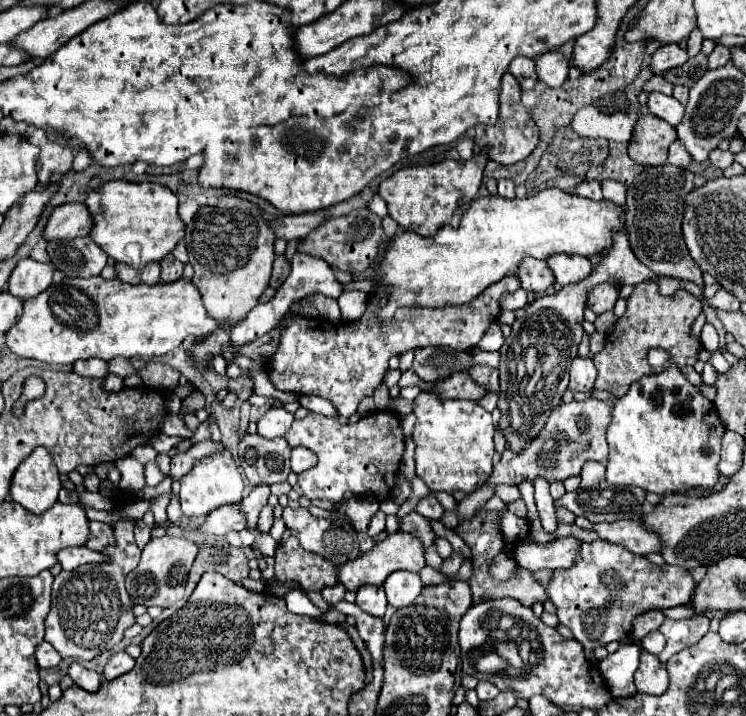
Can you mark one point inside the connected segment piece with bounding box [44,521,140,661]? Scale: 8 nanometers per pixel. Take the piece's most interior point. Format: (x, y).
(91, 609)

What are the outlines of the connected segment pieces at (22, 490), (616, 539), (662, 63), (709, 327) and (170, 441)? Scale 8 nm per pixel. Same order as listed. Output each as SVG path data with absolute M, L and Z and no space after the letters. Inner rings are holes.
M38 447L16 469L10 497L32 513L44 513L58 501L60 489L62 485L58 479L58 469L50 453L44 447Z
M614 521L614 523L596 523L594 531L600 535L600 539L622 545L624 549L636 553L636 555L648 555L650 551L658 553L660 549L660 537L656 533L644 531L640 521Z
M666 45L666 47L660 47L654 55L652 55L652 63L650 63L650 69L654 75L662 75L666 73L668 69L674 69L674 67L680 67L688 61L688 53L686 49L682 49L680 45Z
M706 323L704 329L702 329L702 335L700 335L700 341L702 341L702 347L706 351L718 351L720 349L720 343L718 343L718 333L714 329L712 323Z
M161 432L157 433L150 441L157 453L168 453L172 447L182 442L184 439L179 436L167 436Z

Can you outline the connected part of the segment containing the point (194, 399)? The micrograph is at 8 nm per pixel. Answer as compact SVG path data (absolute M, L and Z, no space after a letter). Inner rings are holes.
M194 389L194 391L184 399L184 407L186 407L188 413L194 413L194 411L204 409L204 395L202 395L198 389Z

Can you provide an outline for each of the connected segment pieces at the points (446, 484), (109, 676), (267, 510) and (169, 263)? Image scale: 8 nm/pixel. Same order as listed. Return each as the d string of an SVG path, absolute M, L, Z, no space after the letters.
M422 391L414 399L414 415L418 417L412 433L416 443L416 475L430 491L462 491L470 495L488 481L492 475L494 423L486 409L476 401L438 399L436 395Z
M118 651L110 657L110 661L104 667L104 677L106 681L112 681L124 673L128 673L134 667L134 659L126 651Z
M266 505L266 507L260 511L258 529L262 529L262 531L270 531L270 527L272 527L272 521L274 521L274 517L272 517L272 507L270 507L270 505Z
M166 255L162 261L160 261L160 267L162 267L162 275L160 275L160 281L164 283L172 283L172 281L178 281L182 277L182 271L184 271L184 265L174 259L174 255Z

